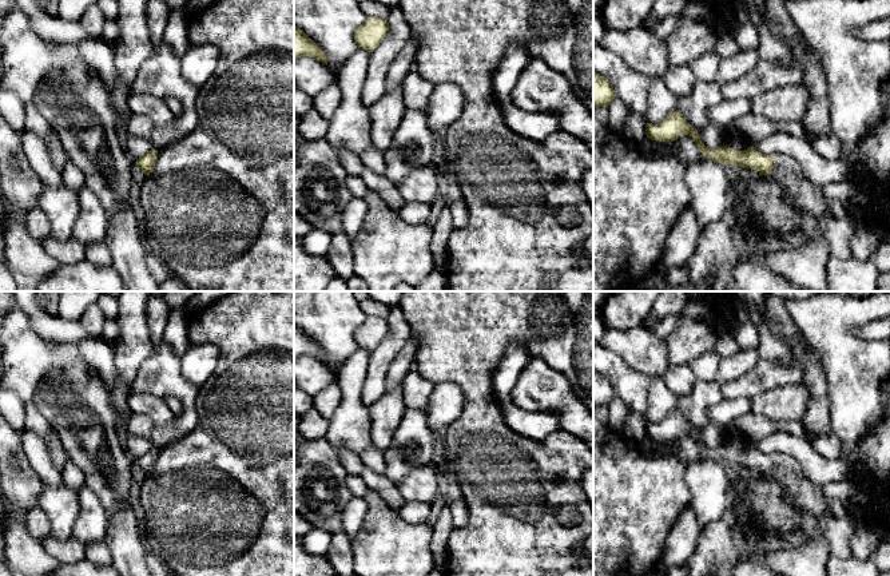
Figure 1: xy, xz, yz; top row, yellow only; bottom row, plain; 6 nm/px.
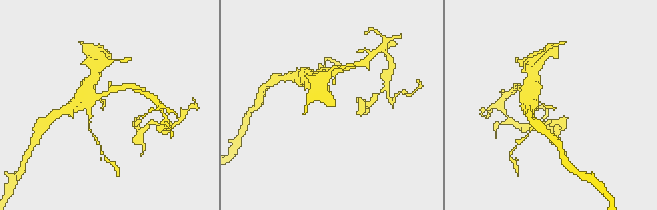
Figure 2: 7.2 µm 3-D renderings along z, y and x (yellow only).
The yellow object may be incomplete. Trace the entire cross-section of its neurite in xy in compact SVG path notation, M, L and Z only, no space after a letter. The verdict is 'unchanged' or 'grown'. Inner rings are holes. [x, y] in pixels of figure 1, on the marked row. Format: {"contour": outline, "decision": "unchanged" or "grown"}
{"contour": "M154 148L138 159L138 166L144 175L150 175L154 171L156 159L158 151Z", "decision": "unchanged"}

